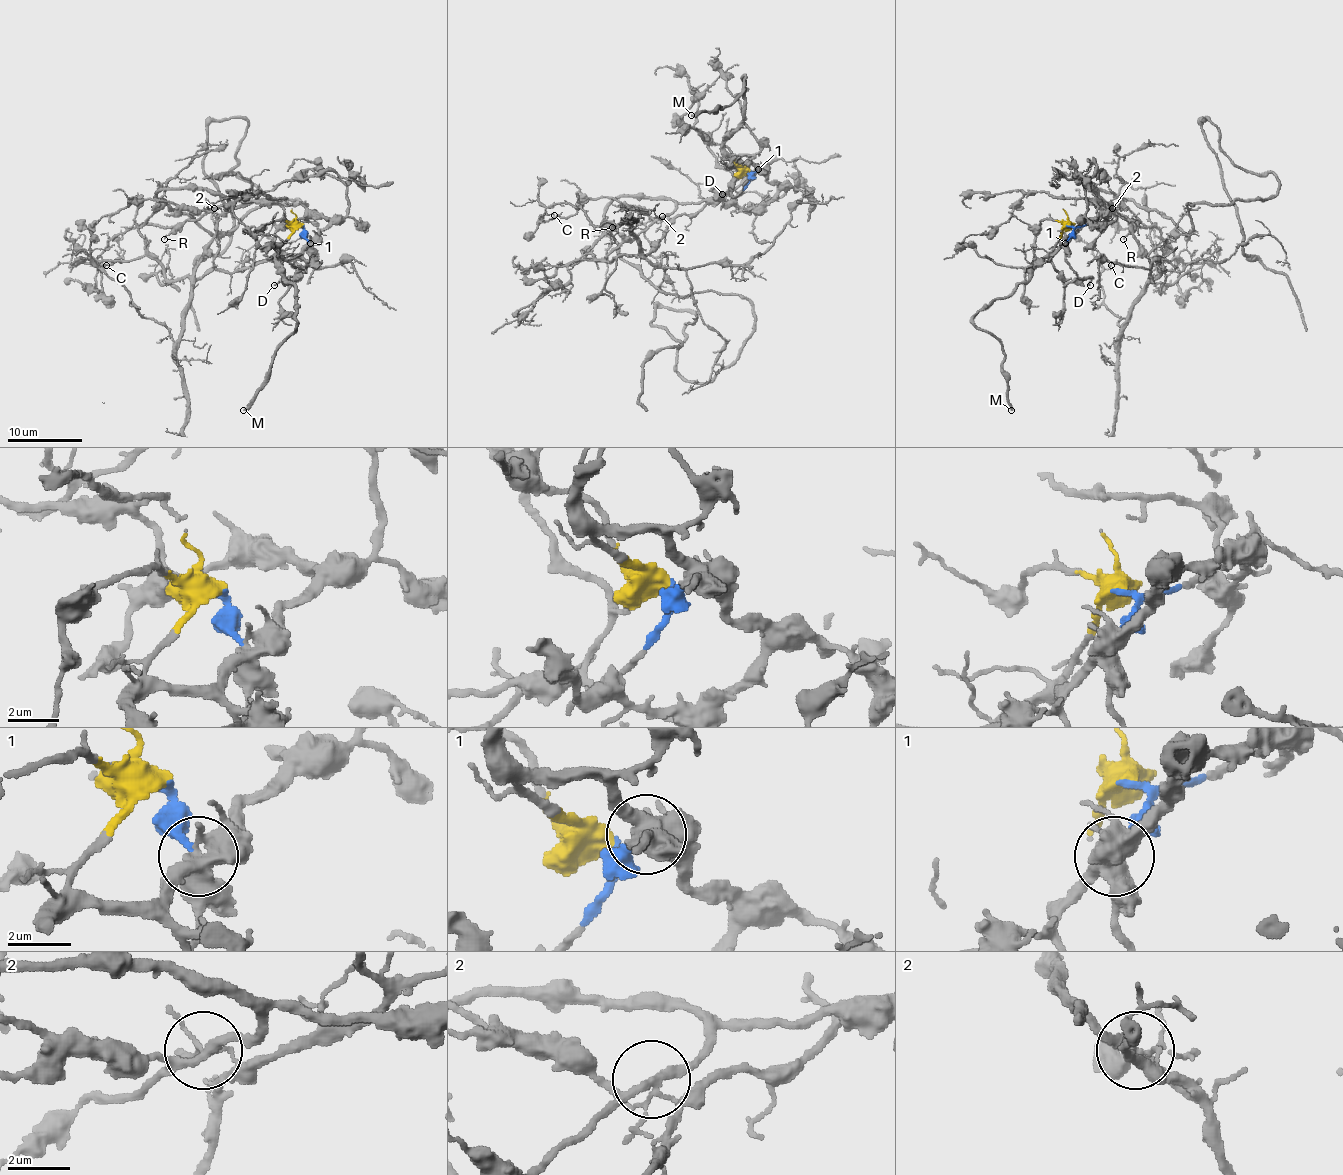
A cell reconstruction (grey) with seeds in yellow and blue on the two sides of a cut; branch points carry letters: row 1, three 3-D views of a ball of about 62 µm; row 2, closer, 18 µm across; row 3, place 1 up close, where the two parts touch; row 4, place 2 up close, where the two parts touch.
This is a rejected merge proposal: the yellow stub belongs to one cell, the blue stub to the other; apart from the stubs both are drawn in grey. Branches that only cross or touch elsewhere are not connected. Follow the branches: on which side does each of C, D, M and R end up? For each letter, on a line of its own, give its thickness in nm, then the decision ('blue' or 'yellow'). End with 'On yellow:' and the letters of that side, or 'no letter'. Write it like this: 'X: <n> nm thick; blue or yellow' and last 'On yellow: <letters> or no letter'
C: 120 nm thick; yellow
D: 150 nm thick; blue
M: 300 nm thick; yellow
R: 120 nm thick; blue
On yellow: C, M

